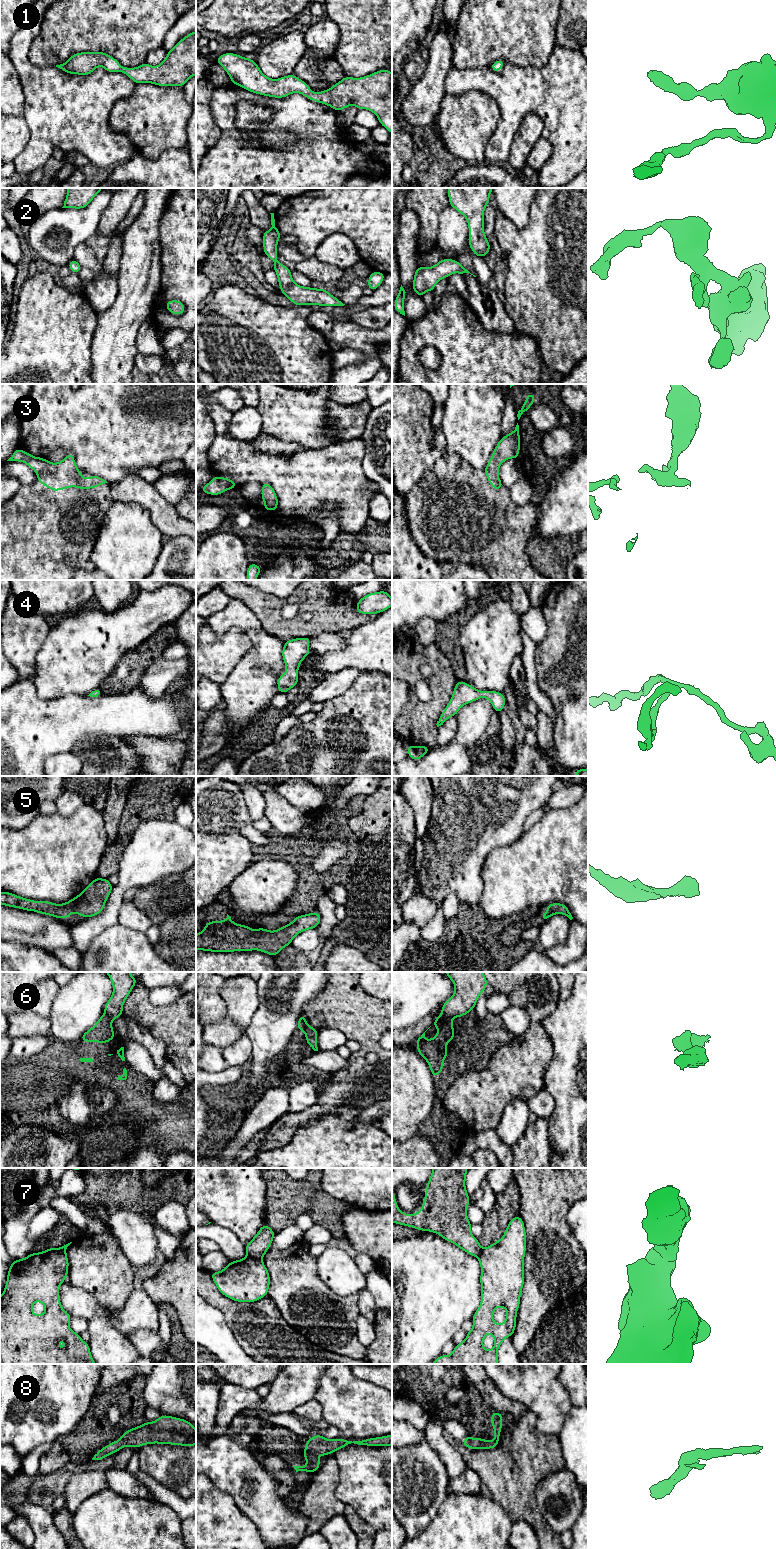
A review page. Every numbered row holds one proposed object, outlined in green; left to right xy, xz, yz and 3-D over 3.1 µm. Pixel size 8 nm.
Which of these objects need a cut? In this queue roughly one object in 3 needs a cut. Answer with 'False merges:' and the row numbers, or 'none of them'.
False merges: 6, 7

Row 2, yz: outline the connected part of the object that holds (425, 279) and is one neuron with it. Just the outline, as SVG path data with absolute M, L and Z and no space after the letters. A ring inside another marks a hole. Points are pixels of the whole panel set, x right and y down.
M441 259L437 264L432 267L417 267L415 270L412 288L419 297L422 297L427 291L434 291L437 282L443 278L449 277L452 273L458 273L463 275L470 272L465 269L457 260ZM475 275L473 276L476 277Z

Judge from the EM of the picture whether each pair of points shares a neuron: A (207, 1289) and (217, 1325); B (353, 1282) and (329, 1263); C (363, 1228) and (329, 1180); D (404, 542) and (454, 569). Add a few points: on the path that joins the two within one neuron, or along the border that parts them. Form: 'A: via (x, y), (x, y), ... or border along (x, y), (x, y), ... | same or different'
A: border along (206, 1301), (221, 1312), (226, 1323) | different
B: via (347, 1279), (335, 1268) | same
C: border along (358, 1208), (381, 1212) | different
D: via (414, 555), (428, 569), (441, 569) | same

